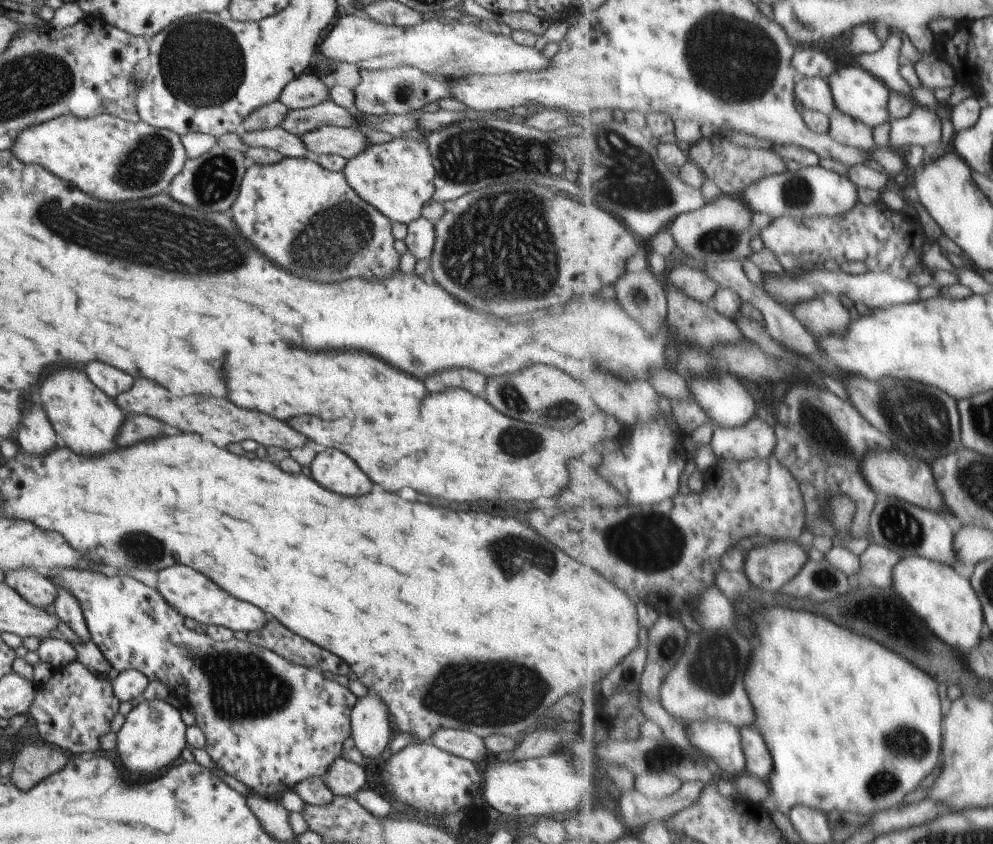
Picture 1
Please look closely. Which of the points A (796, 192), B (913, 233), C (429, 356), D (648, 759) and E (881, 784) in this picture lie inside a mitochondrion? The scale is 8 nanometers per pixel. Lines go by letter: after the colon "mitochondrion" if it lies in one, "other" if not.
A: mitochondrion
B: other
C: other
D: mitochondrion
E: mitochondrion

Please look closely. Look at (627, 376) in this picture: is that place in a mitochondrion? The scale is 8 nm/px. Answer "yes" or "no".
no

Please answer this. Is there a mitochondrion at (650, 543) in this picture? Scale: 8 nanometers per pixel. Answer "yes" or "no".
yes

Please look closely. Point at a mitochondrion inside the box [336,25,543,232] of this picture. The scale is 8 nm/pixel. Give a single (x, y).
(406, 90)

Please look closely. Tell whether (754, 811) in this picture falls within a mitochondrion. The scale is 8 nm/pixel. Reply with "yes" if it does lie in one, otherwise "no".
no

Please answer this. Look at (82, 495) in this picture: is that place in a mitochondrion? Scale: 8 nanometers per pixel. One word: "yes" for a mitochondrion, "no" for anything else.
no

